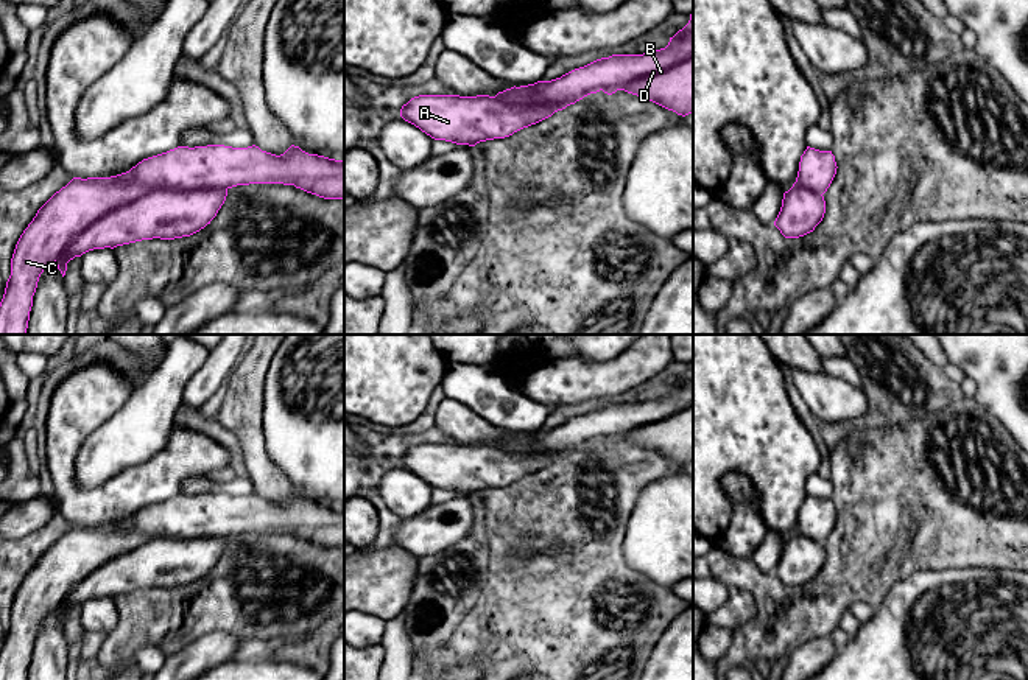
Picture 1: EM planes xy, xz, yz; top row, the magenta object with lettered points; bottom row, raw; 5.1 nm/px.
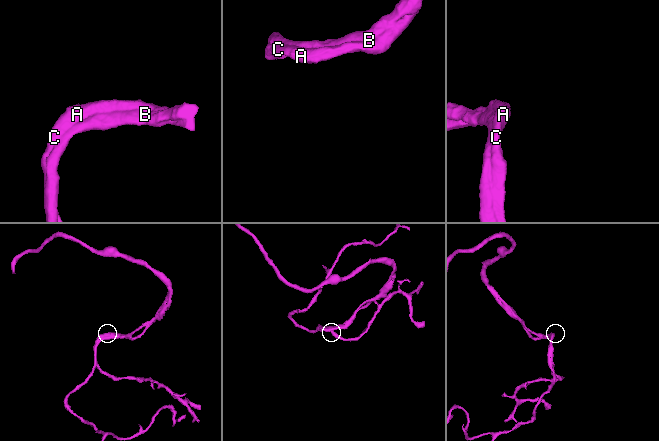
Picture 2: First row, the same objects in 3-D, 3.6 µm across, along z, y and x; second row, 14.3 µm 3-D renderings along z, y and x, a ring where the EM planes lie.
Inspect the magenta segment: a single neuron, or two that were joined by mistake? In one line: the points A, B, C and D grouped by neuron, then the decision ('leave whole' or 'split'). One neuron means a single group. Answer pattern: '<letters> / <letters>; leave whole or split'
A B C D; leave whole

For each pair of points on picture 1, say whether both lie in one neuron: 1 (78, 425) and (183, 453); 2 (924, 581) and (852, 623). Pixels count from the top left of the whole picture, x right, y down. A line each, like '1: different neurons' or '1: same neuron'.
1: same neuron
2: different neurons

